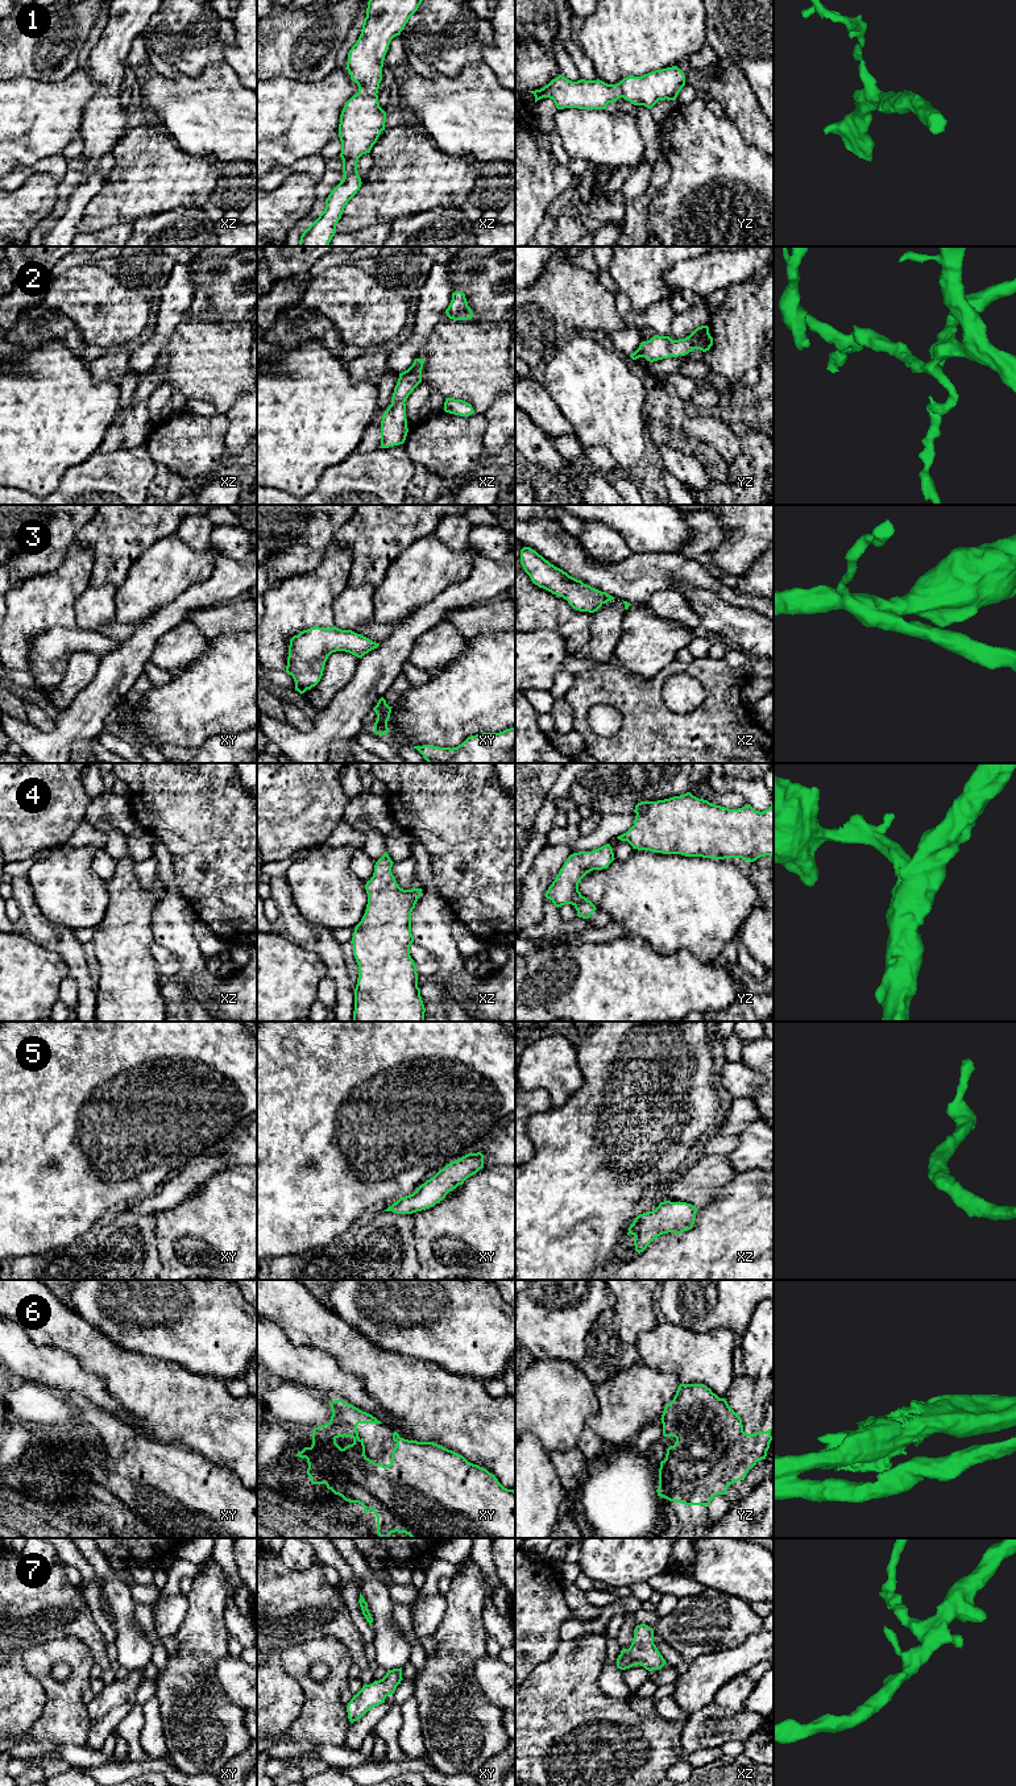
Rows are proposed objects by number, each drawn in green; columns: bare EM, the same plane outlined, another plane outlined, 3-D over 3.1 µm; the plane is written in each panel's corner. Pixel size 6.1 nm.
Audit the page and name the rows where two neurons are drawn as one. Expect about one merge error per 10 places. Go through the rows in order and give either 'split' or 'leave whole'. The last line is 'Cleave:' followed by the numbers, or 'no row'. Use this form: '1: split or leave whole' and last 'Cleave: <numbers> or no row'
1: leave whole
2: leave whole
3: leave whole
4: leave whole
5: leave whole
6: leave whole
7: leave whole
Cleave: no row

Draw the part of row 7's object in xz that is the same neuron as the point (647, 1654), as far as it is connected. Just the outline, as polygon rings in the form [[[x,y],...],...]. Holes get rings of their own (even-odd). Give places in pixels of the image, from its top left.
[[[646,1624],[636,1625],[634,1638],[629,1649],[621,1650],[617,1658],[617,1667],[621,1670],[642,1665],[646,1670],[659,1670],[665,1659],[654,1644],[654,1629]]]

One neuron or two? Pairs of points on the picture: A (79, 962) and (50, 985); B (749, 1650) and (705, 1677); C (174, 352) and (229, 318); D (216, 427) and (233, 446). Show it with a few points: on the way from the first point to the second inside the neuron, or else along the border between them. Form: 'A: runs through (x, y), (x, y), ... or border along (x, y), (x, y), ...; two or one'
A: border along (46, 949), (57, 953), (70, 973); two
B: runs through (738, 1660), (716, 1669); one
C: border along (211, 319), (225, 330), (243, 324); two
D: border along (225, 414), (224, 451); two

